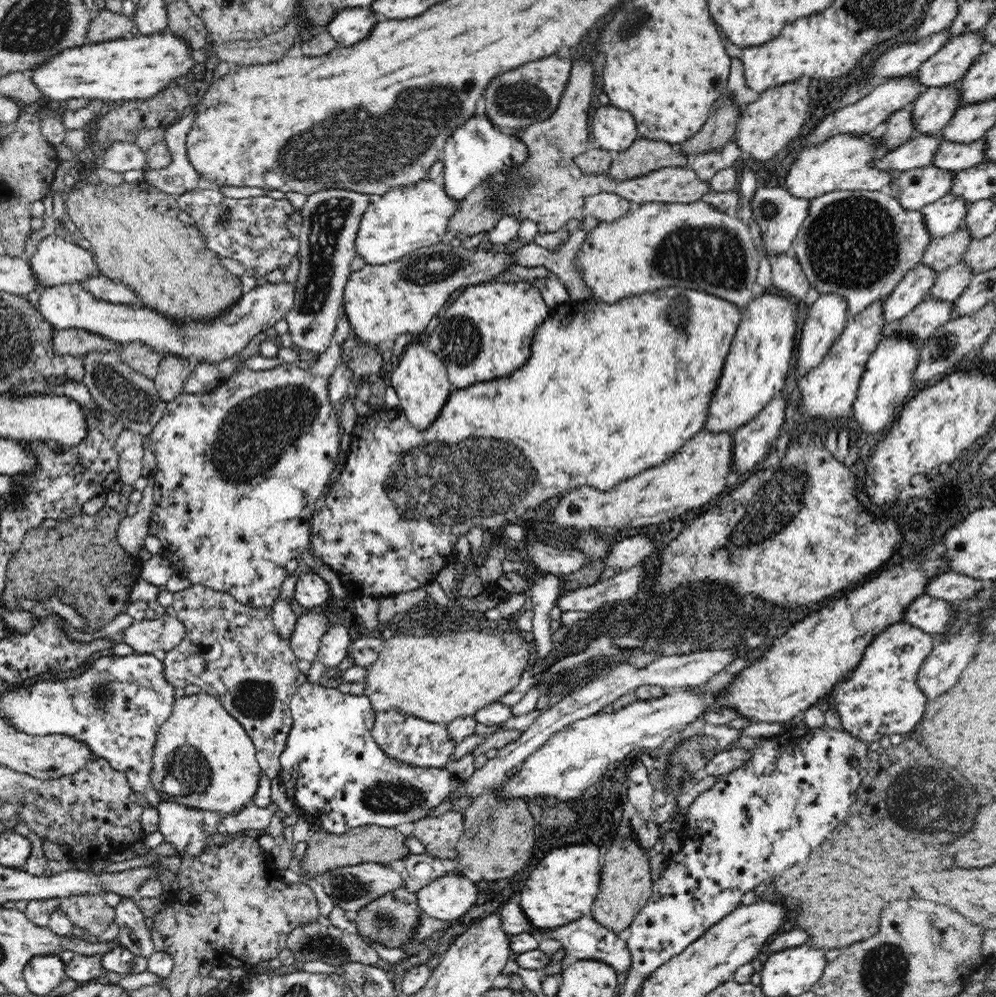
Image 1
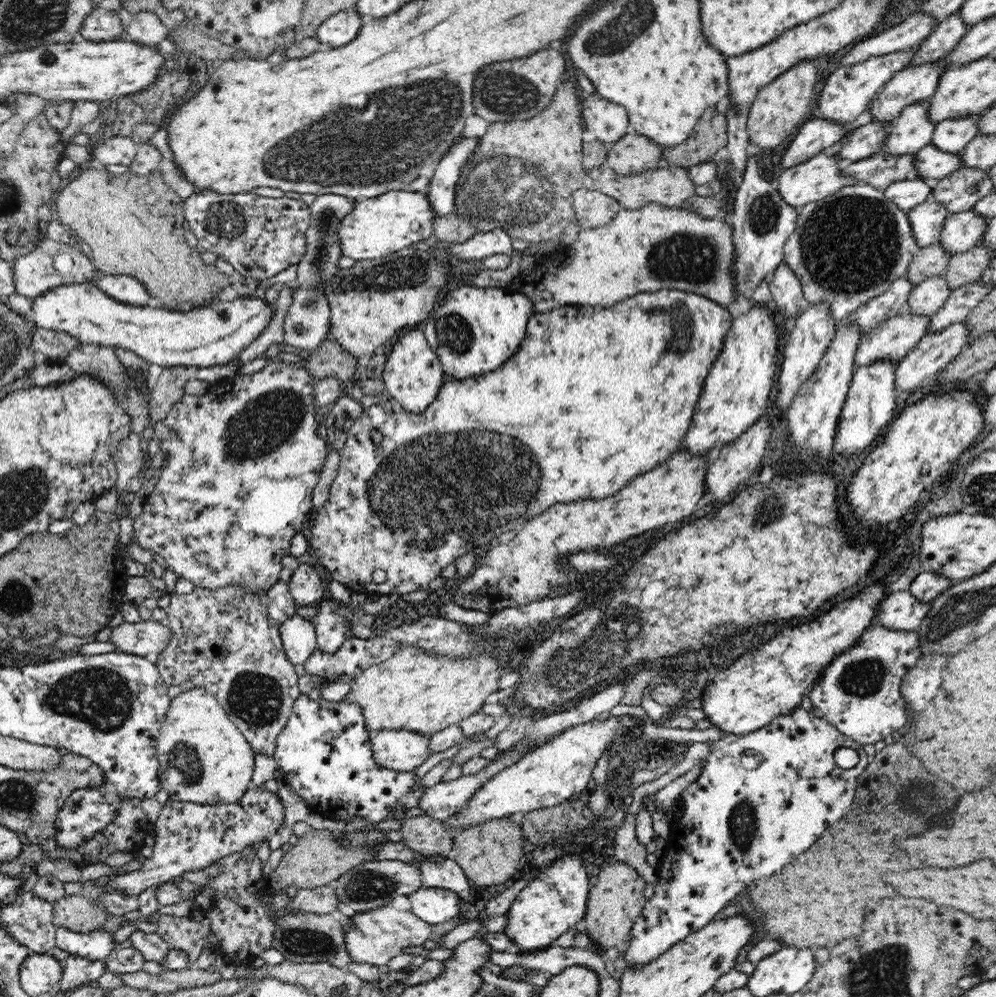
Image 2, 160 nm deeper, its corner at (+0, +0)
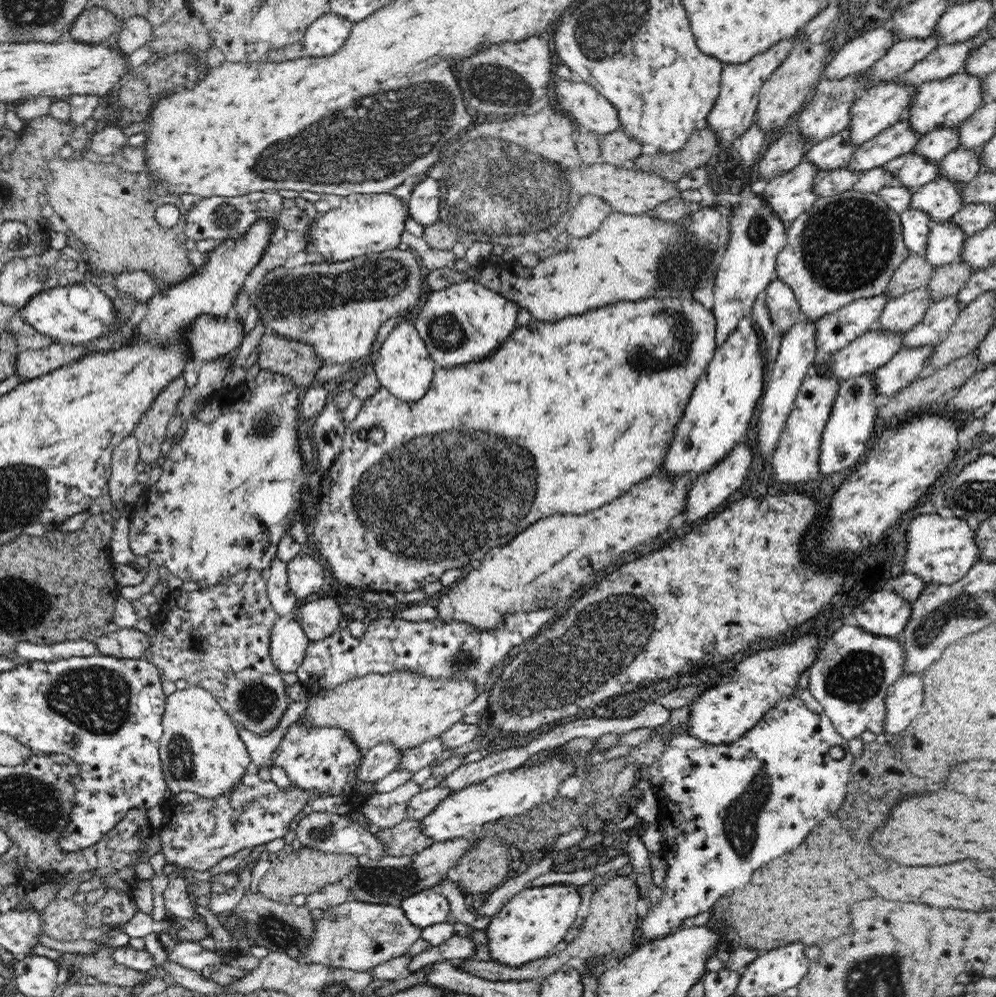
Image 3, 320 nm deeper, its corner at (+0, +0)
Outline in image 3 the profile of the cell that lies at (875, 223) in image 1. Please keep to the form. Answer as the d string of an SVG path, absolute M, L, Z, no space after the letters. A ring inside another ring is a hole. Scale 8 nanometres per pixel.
M846 191L833 197L818 197L818 200L806 211L801 214L788 228L786 247L778 254L776 260L776 279L780 279L782 283L786 283L792 291L801 311L808 316L809 319L822 318L824 315L831 314L836 310L842 309L844 306L851 304L853 301L871 298L882 295L888 286L888 282L892 274L904 263L910 254L903 242L902 230L900 224L899 213L894 212L884 200L876 193L864 193L858 191Z

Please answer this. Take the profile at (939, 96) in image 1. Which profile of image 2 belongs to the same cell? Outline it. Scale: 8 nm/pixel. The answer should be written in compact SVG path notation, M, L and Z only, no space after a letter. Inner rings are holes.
M926 102L908 105L892 123L886 140L880 146L880 155L914 155L932 142L935 124L928 119Z

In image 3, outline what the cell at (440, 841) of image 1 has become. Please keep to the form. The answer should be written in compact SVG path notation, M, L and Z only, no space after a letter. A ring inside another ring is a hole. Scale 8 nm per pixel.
M408 818L390 828L380 827L374 835L378 837L381 844L384 844L385 857L408 858L433 844L432 839L420 831L420 821Z

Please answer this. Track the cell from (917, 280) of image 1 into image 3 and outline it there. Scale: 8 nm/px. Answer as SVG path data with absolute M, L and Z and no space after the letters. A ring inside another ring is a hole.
M883 293L853 301L842 309L814 319L817 354L835 353L871 330L889 300L887 294Z

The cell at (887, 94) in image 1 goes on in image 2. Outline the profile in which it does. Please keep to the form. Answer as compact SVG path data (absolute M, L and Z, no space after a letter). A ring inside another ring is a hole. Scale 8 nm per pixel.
M816 117L805 121L782 153L779 166L787 169L802 164L819 155L824 148L840 142L848 132L845 125L826 119Z

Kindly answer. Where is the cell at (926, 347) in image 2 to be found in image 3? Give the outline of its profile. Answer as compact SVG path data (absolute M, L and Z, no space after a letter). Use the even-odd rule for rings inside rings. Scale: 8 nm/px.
M932 345L922 348L900 349L892 358L872 372L879 398L889 398L894 392L908 387L923 375L922 364L930 358Z

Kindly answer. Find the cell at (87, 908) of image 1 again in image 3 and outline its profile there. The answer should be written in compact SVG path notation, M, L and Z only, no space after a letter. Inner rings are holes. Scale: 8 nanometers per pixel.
M72 898L54 899L40 912L42 933L64 942L78 940L86 928L84 909Z

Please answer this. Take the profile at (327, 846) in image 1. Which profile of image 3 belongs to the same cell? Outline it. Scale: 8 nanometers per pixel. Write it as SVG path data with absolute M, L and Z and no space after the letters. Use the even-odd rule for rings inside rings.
M303 847L290 852L284 860L274 858L258 884L258 892L274 902L289 904L296 894L320 892L326 885L340 881L360 866L362 861L353 855L324 853Z

